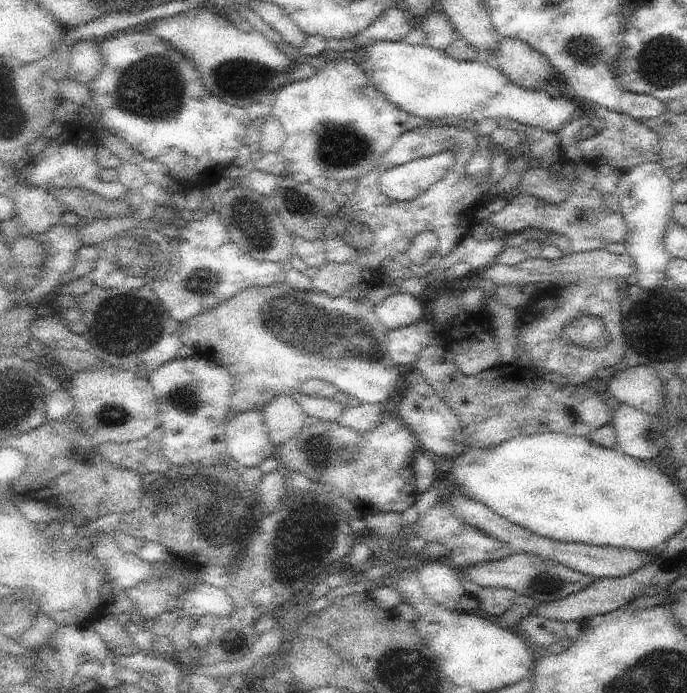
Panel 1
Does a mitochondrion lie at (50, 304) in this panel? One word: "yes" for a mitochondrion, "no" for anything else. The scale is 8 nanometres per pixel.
no

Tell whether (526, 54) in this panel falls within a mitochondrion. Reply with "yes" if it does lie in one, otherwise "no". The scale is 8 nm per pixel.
no

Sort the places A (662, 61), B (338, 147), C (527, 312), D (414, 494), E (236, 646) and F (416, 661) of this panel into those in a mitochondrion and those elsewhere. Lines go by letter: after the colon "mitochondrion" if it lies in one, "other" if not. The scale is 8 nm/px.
A: mitochondrion
B: mitochondrion
C: other
D: other
E: other
F: mitochondrion

